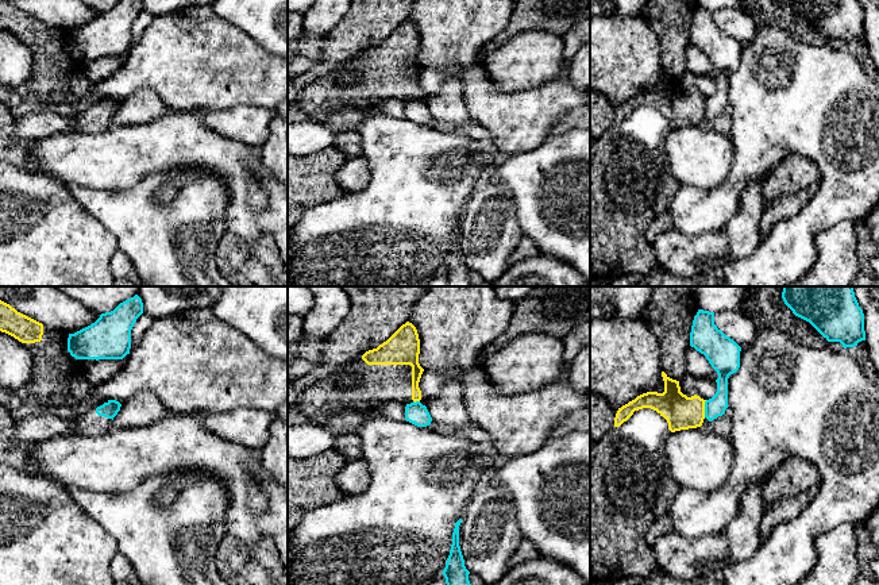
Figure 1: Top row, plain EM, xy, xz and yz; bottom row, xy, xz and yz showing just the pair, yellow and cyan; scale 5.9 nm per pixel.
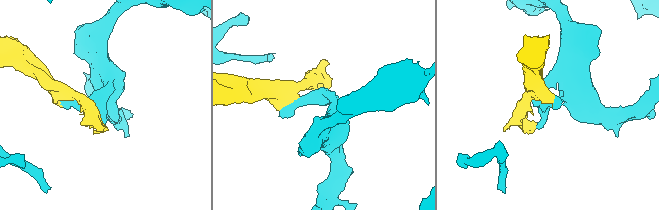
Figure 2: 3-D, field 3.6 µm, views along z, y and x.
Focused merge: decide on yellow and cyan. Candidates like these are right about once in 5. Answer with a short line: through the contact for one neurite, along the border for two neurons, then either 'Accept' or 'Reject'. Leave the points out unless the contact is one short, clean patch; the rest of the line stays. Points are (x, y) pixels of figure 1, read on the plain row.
Reject

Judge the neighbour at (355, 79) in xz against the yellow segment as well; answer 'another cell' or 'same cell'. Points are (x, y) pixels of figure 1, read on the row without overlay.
same cell

